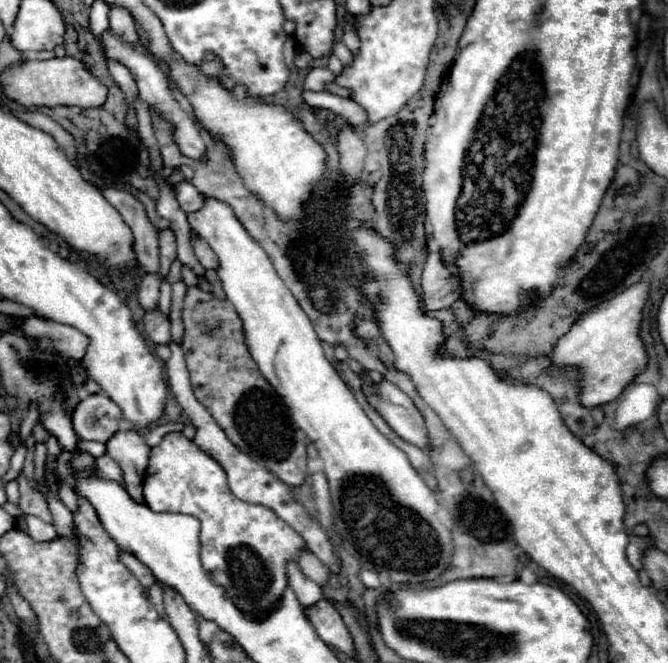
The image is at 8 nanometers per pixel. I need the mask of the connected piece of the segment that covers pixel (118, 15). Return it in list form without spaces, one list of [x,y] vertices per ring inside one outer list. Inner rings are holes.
[[[109,4],[109,24],[111,24],[111,30],[115,34],[123,36],[123,40],[137,44],[137,34],[135,34],[133,18],[131,18],[131,14],[123,6]]]

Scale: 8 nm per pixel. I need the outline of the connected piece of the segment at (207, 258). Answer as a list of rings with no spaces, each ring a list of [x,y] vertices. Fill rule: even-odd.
[[[195,236],[193,240],[191,240],[191,244],[193,244],[193,252],[195,252],[195,256],[197,256],[197,260],[205,266],[205,268],[217,268],[217,256],[215,256],[215,252],[211,250],[211,246],[201,238],[201,236]]]

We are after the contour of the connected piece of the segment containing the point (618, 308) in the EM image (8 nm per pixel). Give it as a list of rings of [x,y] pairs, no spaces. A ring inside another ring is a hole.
[[[639,282],[623,290],[619,296],[597,304],[589,312],[583,312],[571,330],[559,338],[549,360],[557,368],[579,370],[579,402],[587,408],[607,404],[615,400],[623,388],[645,370],[647,354],[639,338],[641,310],[647,298],[647,284]]]

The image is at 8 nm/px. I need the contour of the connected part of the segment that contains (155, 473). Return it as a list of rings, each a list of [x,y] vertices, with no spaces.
[[[179,432],[167,434],[161,444],[151,450],[143,496],[145,504],[155,512],[189,514],[201,522],[203,568],[229,592],[239,608],[259,618],[275,606],[287,586],[285,564],[287,560],[295,560],[297,552],[305,548],[303,538],[295,536],[295,530],[283,524],[269,508],[233,496],[223,468],[219,468],[211,456],[199,452],[199,448]]]

